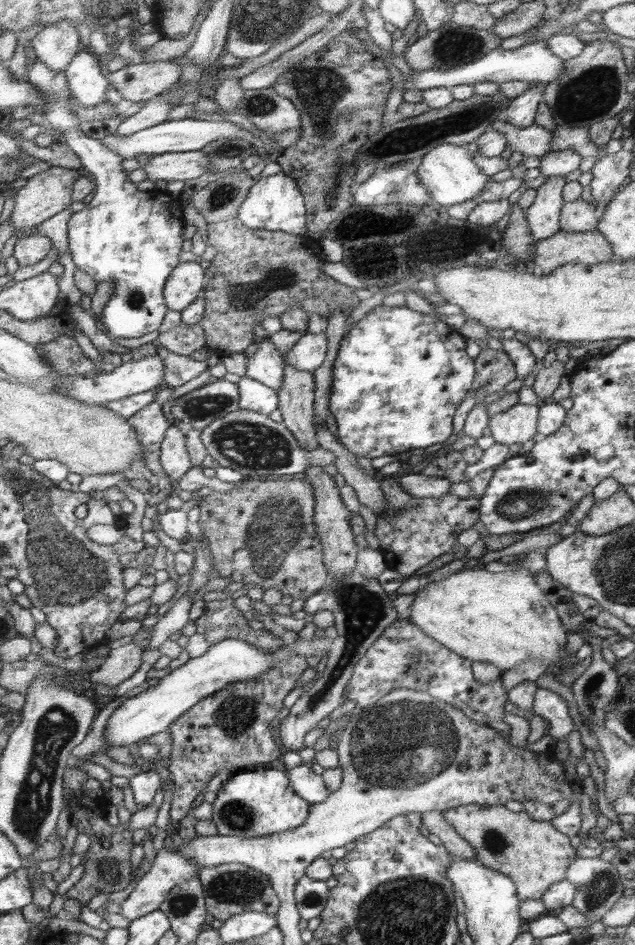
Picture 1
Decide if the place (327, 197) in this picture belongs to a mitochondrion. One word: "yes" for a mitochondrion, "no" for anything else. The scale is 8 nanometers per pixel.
yes

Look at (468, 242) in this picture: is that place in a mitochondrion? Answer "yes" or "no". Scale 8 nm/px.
no

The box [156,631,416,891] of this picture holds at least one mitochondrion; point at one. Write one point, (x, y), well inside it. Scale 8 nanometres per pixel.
(235, 715)

